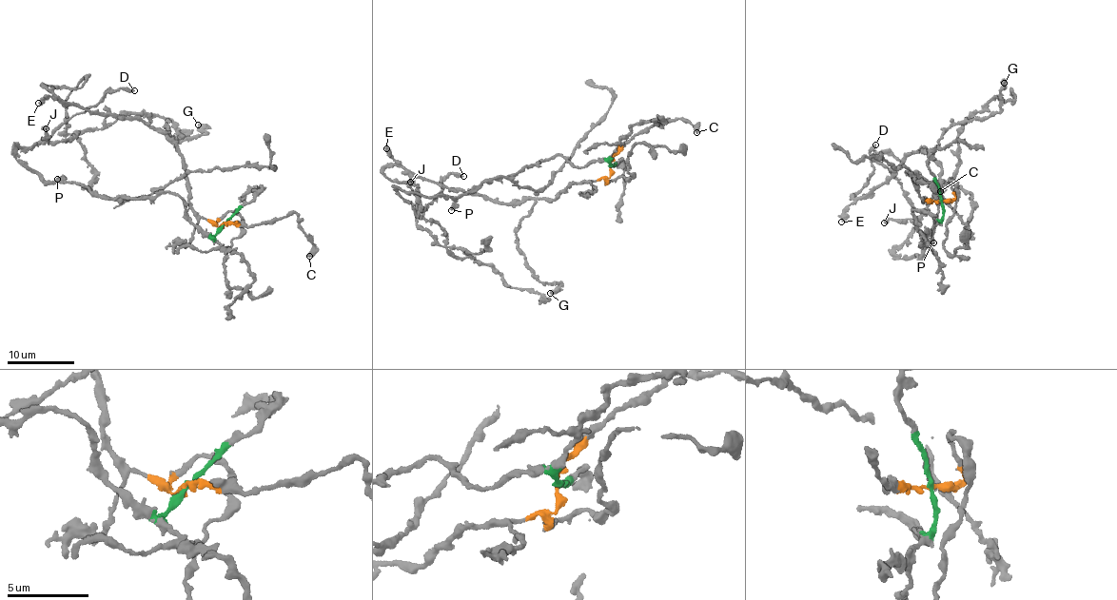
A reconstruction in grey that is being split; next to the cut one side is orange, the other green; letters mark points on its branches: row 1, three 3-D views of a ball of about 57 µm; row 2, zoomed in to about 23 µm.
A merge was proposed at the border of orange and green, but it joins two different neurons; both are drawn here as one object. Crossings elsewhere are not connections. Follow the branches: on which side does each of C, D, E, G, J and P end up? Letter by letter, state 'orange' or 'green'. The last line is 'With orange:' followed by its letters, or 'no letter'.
C: orange
D: green
E: orange
G: orange
J: green
P: green
With orange: C, E, G

